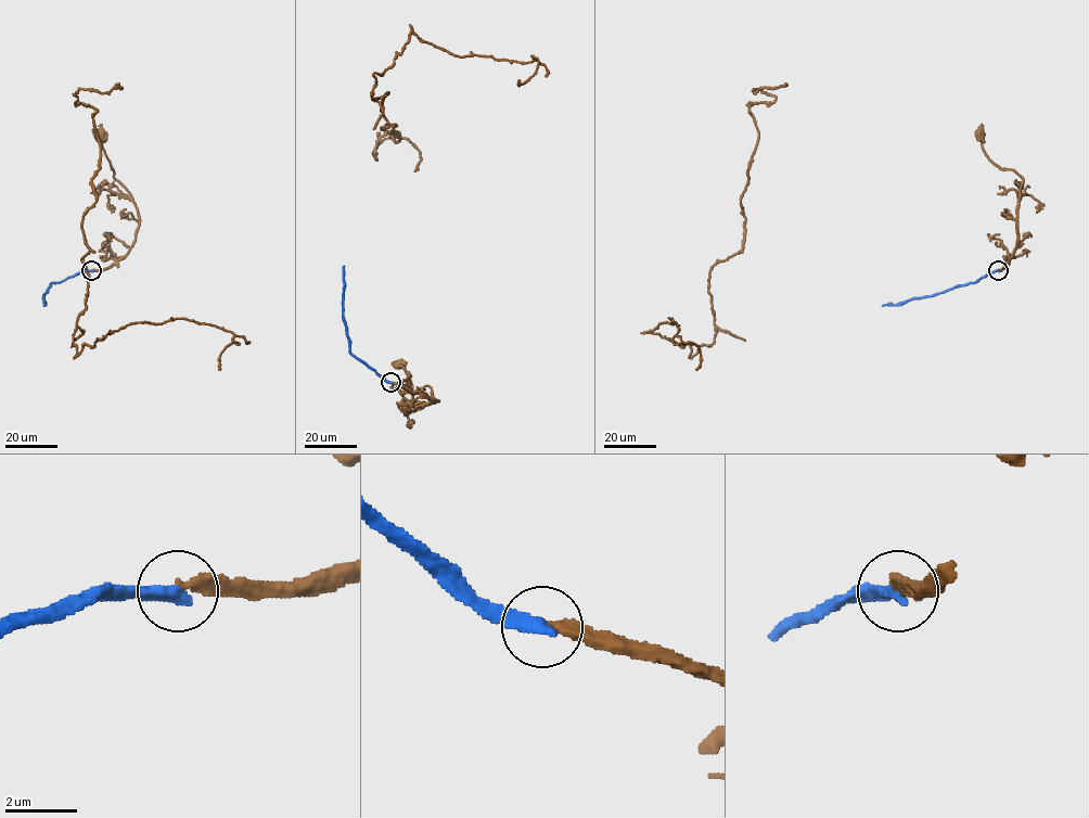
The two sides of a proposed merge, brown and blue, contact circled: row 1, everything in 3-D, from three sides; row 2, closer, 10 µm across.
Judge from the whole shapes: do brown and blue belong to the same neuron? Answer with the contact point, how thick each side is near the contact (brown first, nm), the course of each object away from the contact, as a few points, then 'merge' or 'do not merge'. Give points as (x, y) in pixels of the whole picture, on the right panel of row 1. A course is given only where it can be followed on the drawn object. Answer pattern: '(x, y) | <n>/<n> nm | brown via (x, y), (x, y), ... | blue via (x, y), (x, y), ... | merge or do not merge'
(998, 270) | 260/400 nm | brown via (998, 270), (1008, 264), (1016, 245), (1017, 202), (1023, 179), (1013, 170), (999, 169), (991, 161), (979, 136) | blue via (998, 270), (976, 282), (932, 295), (882, 305) | do not merge

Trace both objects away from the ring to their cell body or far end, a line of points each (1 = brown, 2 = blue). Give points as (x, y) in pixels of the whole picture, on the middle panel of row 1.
1: (391, 382), (438, 401), (414, 407), (409, 375), (399, 363)
2: (391, 382), (350, 352), (343, 316), (343, 266)

